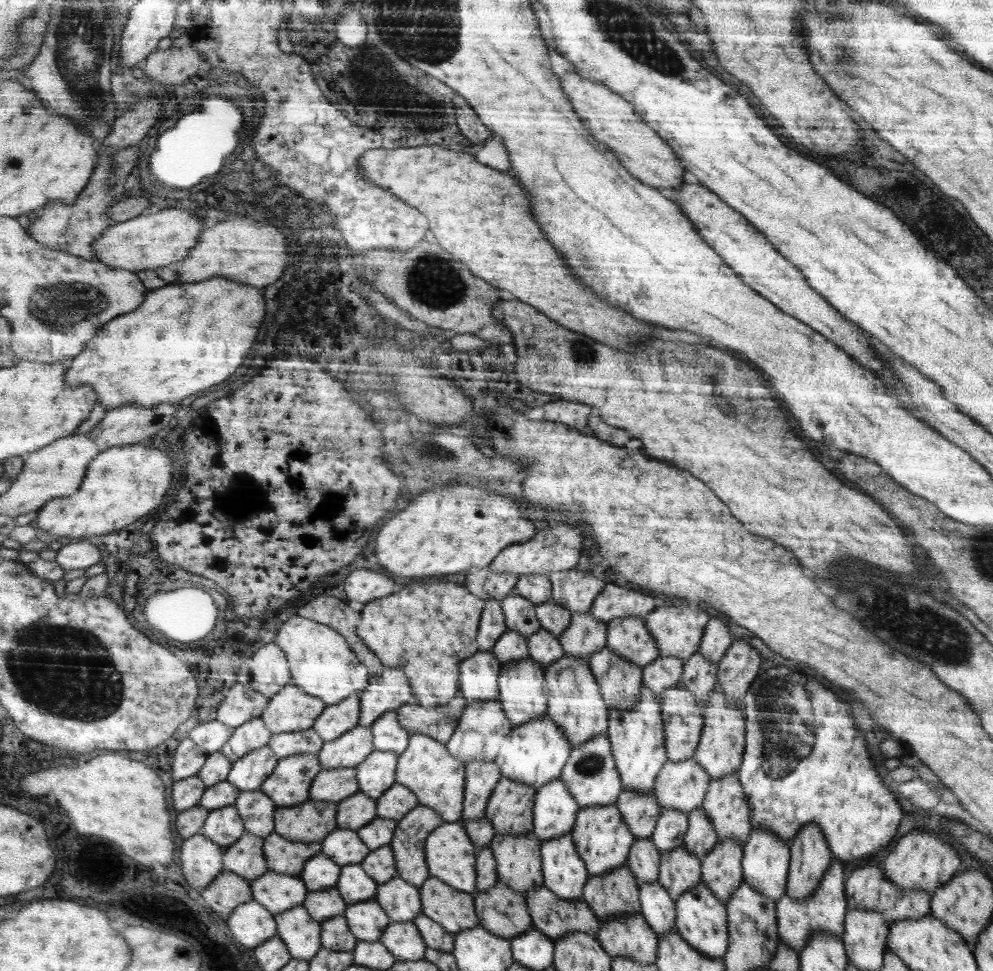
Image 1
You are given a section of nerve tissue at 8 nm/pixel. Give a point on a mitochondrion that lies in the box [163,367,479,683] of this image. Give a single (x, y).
(435, 452)

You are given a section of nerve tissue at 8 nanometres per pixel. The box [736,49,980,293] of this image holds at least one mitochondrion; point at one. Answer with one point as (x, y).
(939, 229)

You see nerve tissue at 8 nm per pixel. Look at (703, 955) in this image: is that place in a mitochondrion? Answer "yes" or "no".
no

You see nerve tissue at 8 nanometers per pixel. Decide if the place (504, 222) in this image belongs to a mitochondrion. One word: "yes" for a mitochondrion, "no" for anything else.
no

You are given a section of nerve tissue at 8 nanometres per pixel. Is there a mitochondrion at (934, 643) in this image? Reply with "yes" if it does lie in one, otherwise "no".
yes

